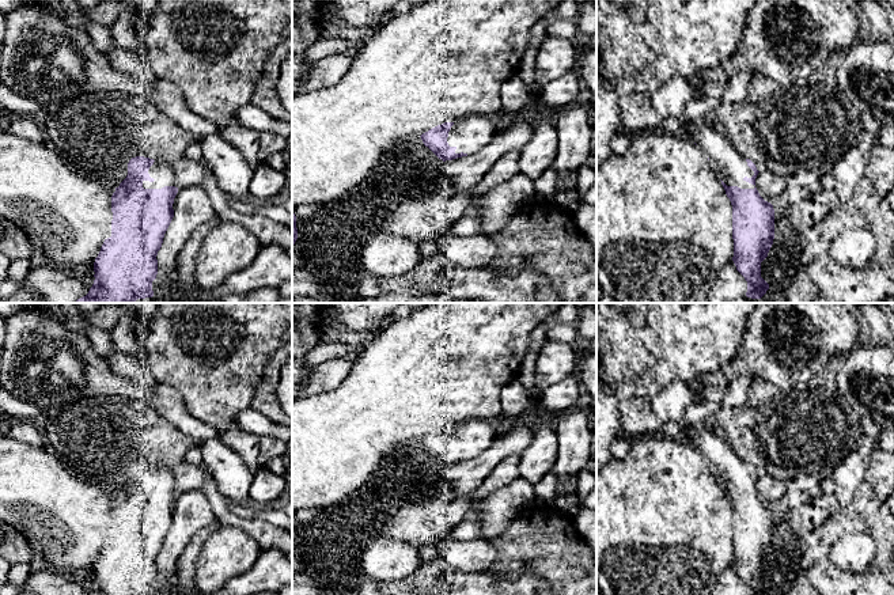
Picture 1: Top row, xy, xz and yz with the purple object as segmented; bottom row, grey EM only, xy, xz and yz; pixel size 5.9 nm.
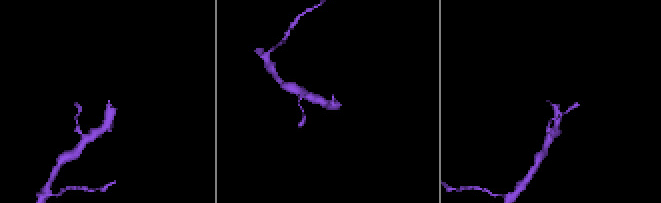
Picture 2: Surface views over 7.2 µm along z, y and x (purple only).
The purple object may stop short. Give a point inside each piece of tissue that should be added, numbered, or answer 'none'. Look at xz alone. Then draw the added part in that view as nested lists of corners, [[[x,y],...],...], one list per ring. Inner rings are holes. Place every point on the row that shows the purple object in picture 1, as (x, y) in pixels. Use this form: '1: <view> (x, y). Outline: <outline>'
1: xz (469, 135). Outline: [[[471,114],[454,122],[447,143],[455,147],[455,154],[476,154],[485,147],[496,133],[497,120],[489,114]]]

